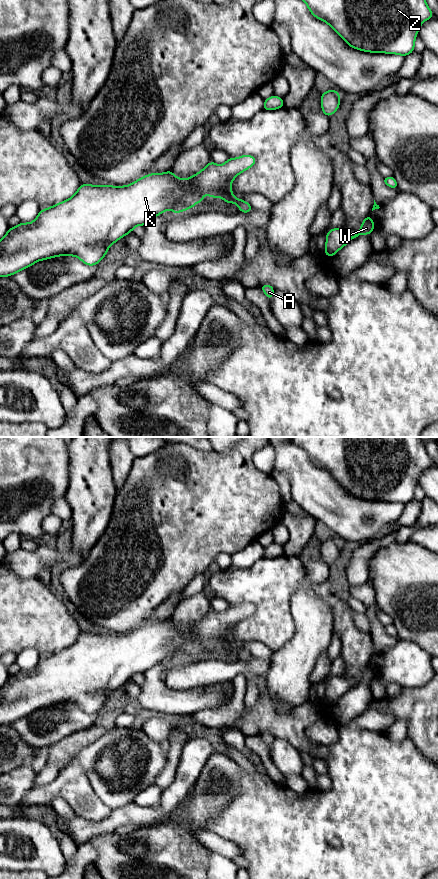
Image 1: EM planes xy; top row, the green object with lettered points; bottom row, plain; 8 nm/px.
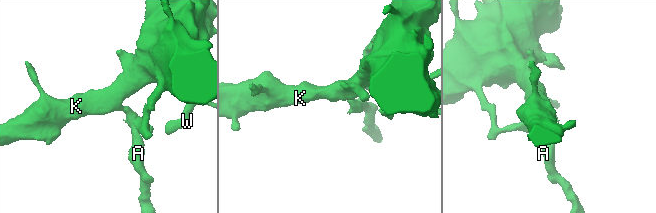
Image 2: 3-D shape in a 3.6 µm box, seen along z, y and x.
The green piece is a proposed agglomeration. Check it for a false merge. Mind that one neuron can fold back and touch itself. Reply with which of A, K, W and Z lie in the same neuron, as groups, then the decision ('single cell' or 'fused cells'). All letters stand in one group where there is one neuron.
groups A K W Z; single cell

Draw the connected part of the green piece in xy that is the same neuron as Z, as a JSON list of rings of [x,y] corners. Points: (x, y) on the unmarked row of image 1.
[[[291,437],[303,448],[311,462],[326,470],[350,495],[364,500],[407,504],[413,501],[422,471],[433,466],[420,437]]]

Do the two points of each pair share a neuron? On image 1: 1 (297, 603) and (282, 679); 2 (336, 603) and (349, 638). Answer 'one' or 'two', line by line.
1: one
2: one

